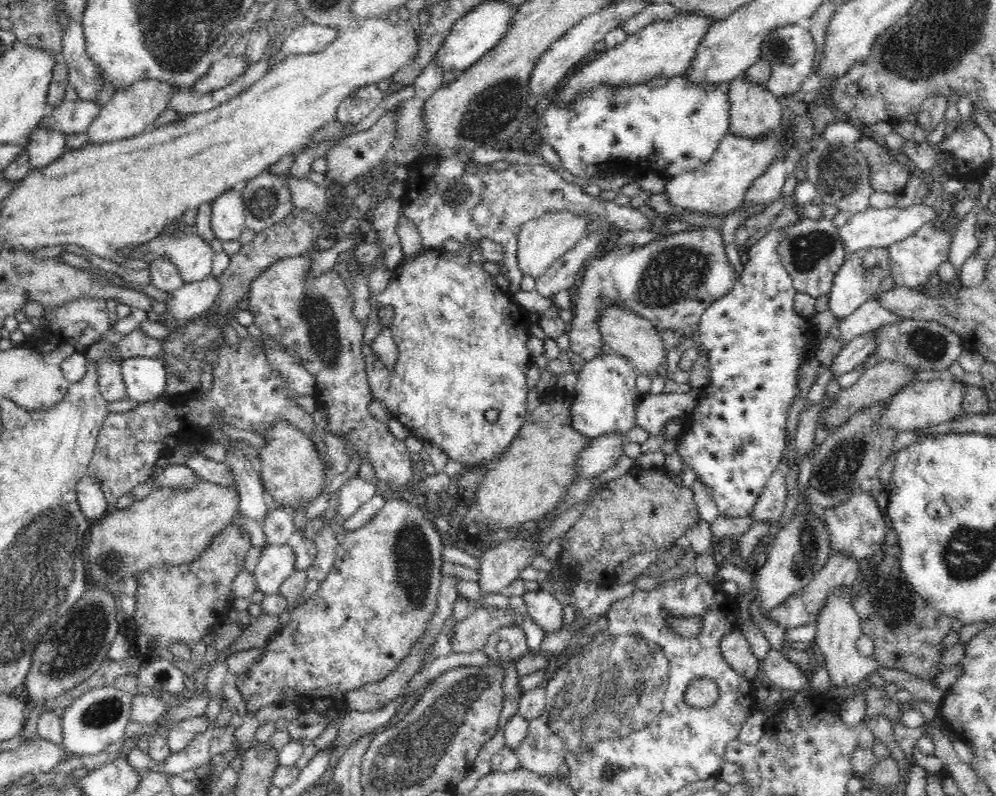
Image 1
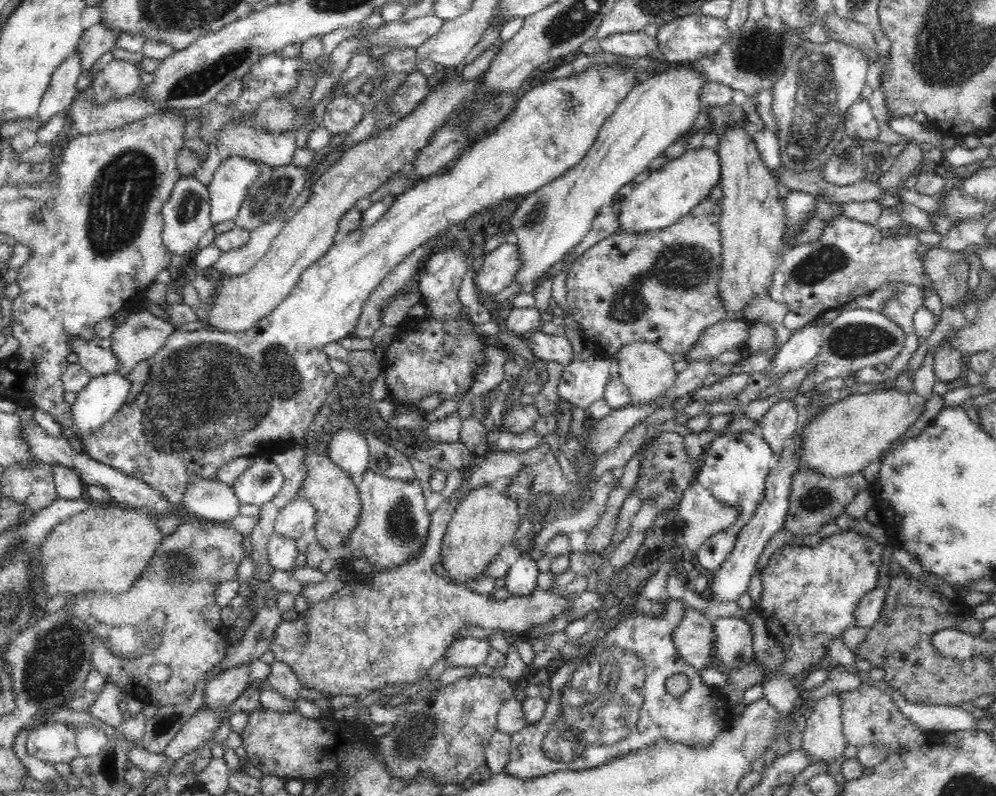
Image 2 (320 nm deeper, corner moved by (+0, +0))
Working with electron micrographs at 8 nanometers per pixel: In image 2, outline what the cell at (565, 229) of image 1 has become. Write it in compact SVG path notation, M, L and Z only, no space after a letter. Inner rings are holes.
M516 242L503 243L484 257L484 264L474 278L480 292L497 295L516 282L516 274L522 268L522 255Z

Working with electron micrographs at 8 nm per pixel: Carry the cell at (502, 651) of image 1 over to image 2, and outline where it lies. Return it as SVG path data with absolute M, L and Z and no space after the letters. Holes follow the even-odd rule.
M466 636L456 639L445 652L443 658L448 667L468 666L476 667L484 665L491 649L491 641L486 638L478 640L477 638Z

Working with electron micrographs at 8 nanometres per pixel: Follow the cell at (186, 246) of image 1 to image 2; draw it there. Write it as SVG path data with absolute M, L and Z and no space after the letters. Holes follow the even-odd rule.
M182 175L174 185L168 202L162 207L163 234L162 242L171 255L188 255L196 252L199 240L213 225L211 221L211 204L207 186L191 175Z

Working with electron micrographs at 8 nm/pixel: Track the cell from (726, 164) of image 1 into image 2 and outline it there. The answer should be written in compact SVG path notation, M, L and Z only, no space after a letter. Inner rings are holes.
M688 148L680 157L671 159L651 172L648 179L635 184L623 201L618 213L619 234L632 232L658 232L672 226L688 214L703 198L708 197L713 186L721 182L719 154L708 148Z

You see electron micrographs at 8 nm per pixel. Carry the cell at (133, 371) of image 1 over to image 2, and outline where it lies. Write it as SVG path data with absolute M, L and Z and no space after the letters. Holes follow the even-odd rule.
M116 372L91 378L86 388L78 393L76 402L72 404L72 412L70 412L71 430L77 436L78 447L79 443L84 440L84 436L102 428L116 415L116 412L120 411L120 408L124 407L124 402L128 400L128 394L130 394L130 388L132 386L129 378Z

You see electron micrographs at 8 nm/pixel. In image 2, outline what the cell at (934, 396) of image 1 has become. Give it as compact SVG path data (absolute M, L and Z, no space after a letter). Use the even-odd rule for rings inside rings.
M892 388L882 392L869 394L852 394L843 400L838 400L824 408L822 412L816 413L803 428L803 451L801 452L801 463L799 470L811 468L818 474L828 478L846 476L861 472L874 460L889 444L905 433L907 428L924 412L926 400L918 394L900 393Z

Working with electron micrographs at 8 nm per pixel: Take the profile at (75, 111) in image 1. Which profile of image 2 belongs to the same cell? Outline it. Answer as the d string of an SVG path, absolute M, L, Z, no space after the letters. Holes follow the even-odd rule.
M113 59L96 74L92 86L92 103L96 105L124 98L142 86L142 69L130 60Z

